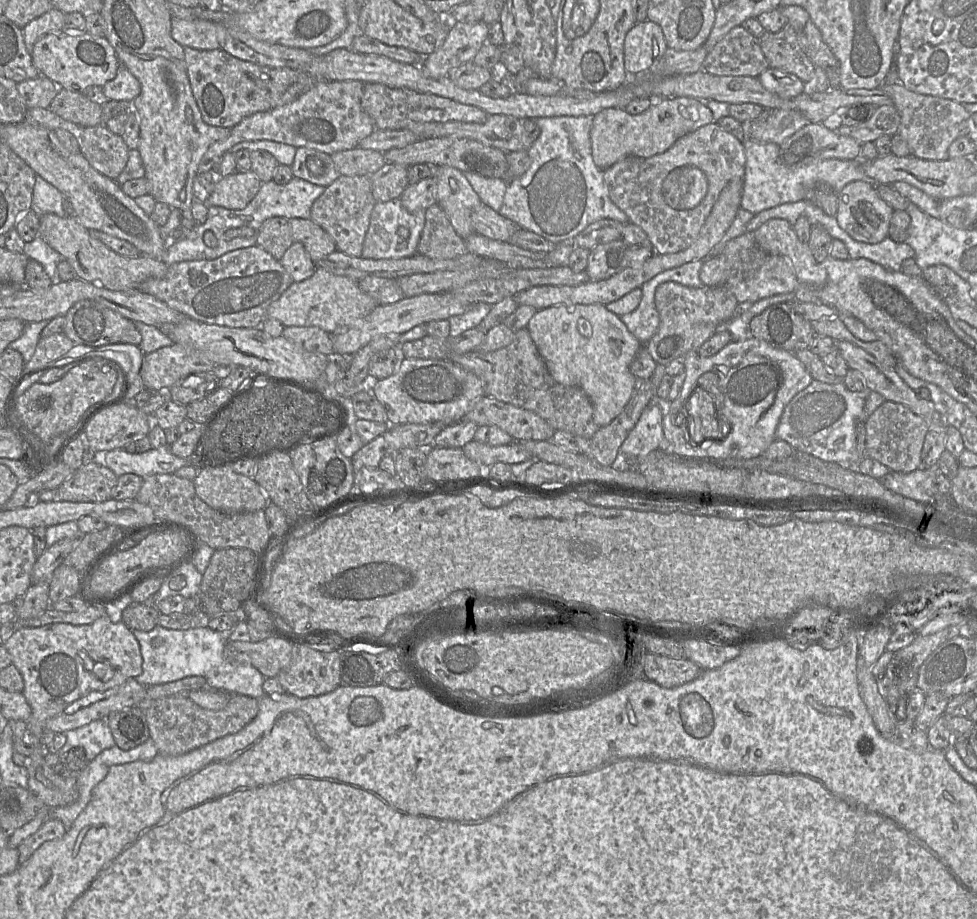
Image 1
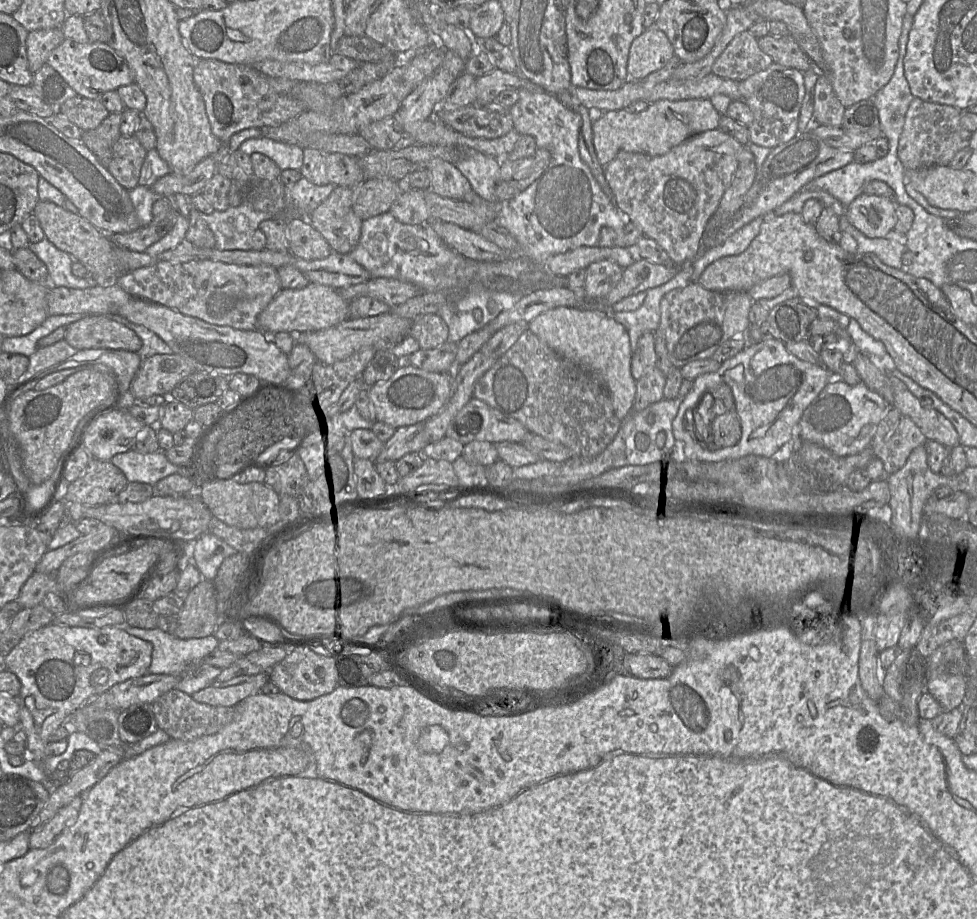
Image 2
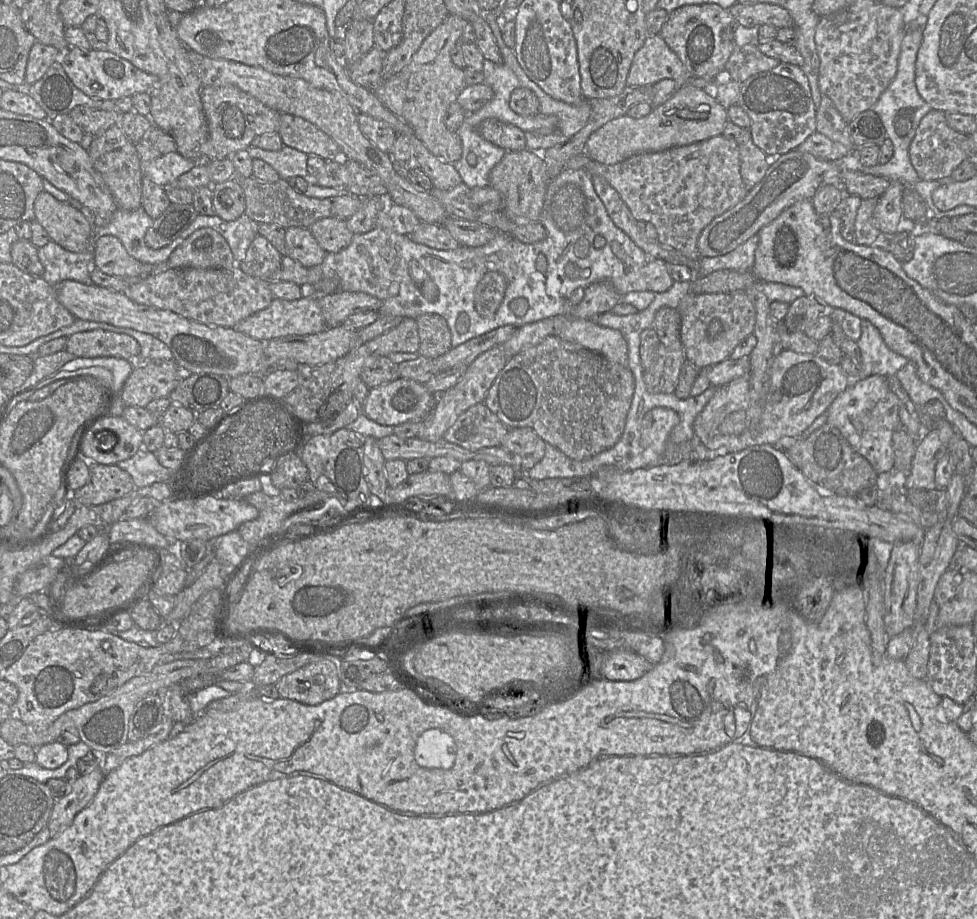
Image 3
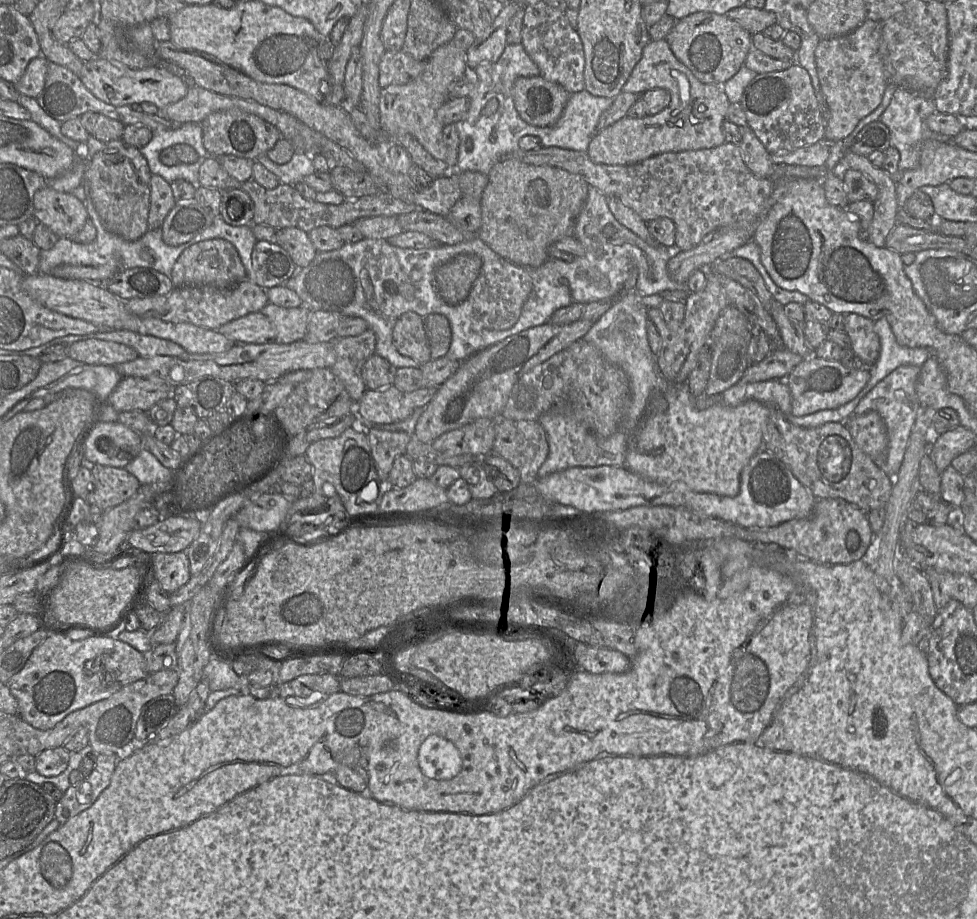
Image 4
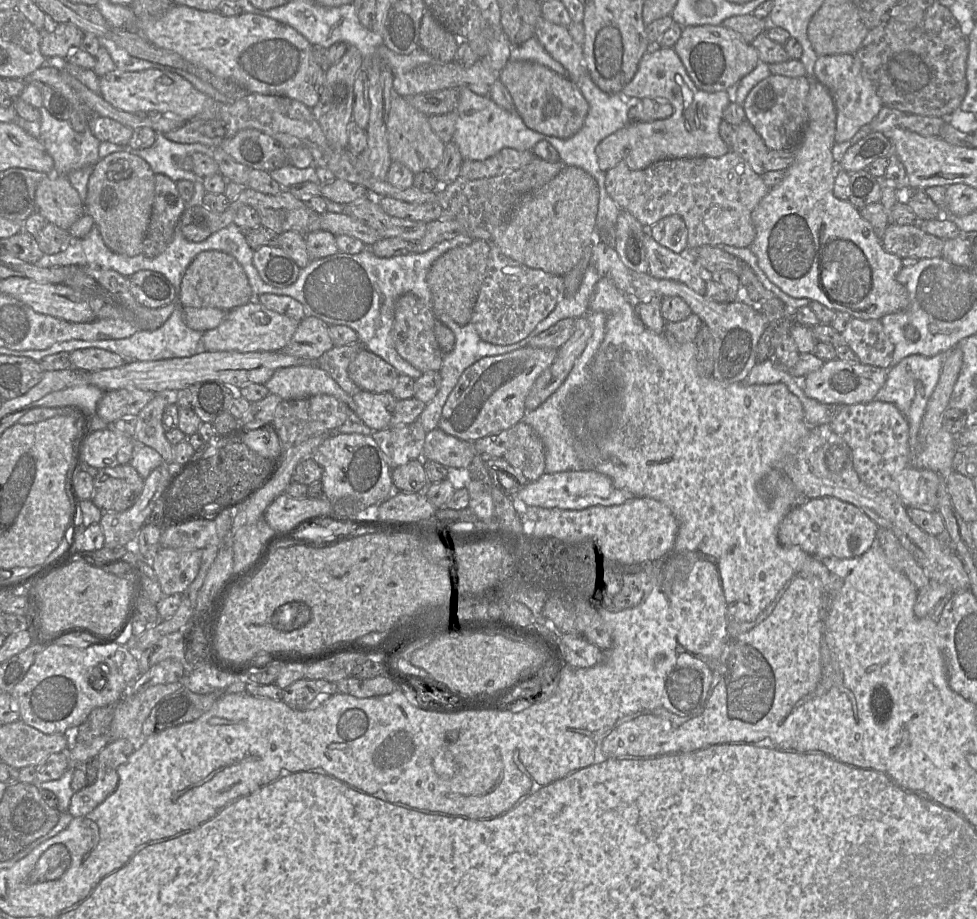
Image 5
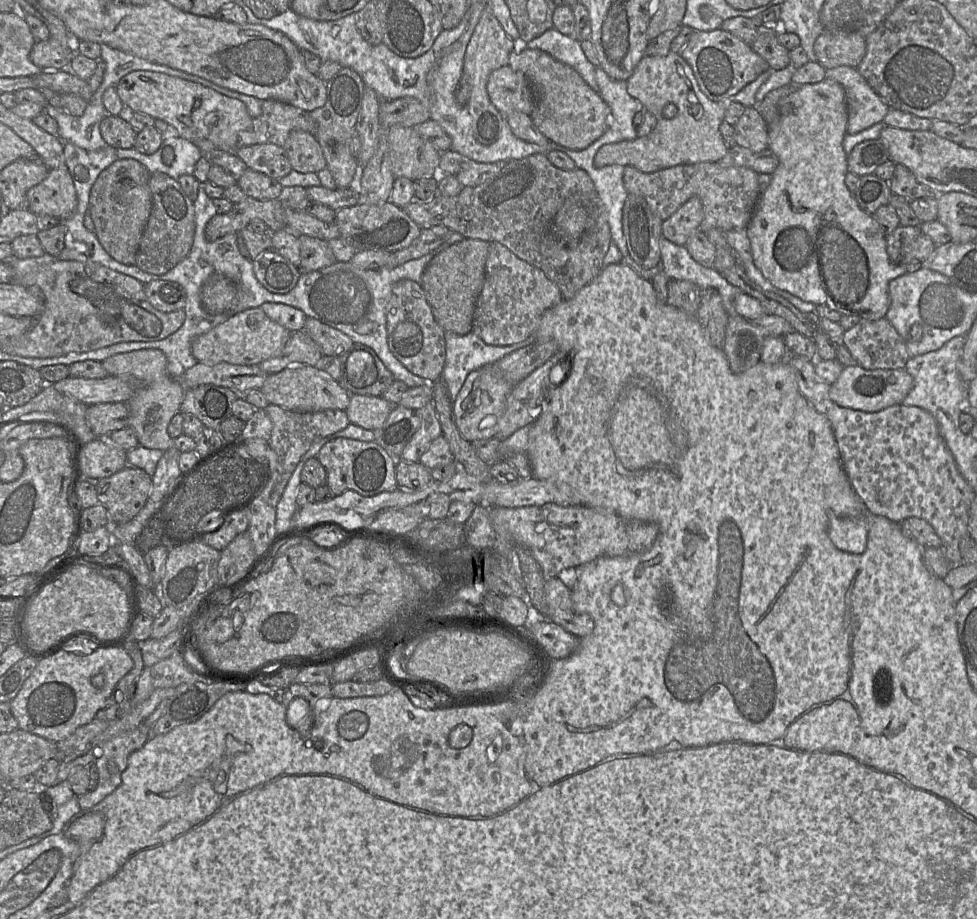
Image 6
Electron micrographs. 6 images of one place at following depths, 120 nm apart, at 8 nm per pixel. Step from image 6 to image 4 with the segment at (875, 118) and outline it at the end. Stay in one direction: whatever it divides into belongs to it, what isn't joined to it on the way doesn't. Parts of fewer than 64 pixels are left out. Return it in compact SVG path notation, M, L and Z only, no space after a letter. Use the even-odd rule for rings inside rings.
M866 19L858 28L845 36L821 40L815 50L817 76L828 106L825 140L829 144L847 138L859 122L882 102L889 82L879 54L880 23Z

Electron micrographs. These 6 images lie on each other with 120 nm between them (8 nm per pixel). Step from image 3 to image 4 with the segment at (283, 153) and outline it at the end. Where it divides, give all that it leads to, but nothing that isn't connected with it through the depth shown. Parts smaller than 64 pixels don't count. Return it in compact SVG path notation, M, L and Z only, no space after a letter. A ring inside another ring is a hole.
M295 151L291 160L286 164L276 164L267 155L259 156L257 161L273 173L280 183L292 186L315 172L312 156L305 152Z

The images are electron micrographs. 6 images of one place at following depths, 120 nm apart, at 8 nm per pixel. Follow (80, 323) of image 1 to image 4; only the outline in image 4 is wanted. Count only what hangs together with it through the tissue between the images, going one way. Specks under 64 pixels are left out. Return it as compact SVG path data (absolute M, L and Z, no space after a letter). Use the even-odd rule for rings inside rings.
M89 338L72 343L69 357L91 365L118 365L139 357L137 351L114 341Z

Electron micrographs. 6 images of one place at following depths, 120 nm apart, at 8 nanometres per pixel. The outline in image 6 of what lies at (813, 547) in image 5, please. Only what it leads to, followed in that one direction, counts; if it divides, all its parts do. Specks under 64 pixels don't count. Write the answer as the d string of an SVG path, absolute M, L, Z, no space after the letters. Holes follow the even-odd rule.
M829 514L828 536L839 550L851 554L862 554L867 547L866 519Z

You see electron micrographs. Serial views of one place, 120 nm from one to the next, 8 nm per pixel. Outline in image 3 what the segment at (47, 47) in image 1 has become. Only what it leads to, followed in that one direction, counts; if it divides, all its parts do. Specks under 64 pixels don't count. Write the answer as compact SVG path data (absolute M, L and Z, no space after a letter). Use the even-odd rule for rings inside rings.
M69 47L65 52L58 54L57 62L61 64L74 86L93 99L116 101L138 93L150 95L153 90L160 87L157 76L139 70L108 50L83 51L78 47Z

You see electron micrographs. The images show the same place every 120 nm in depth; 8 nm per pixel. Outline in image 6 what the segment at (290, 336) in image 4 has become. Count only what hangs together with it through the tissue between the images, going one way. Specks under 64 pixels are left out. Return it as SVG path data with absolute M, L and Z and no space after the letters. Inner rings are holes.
M261 307L251 308L232 315L192 342L194 358L207 365L227 362L234 365L259 365L279 353L292 332L271 320Z

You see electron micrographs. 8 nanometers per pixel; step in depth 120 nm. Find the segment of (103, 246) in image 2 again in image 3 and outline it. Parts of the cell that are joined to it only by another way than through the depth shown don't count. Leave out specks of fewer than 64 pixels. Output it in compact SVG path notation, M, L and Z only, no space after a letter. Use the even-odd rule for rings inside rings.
M46 191L34 202L34 220L64 249L75 253L92 249L92 226L85 215Z

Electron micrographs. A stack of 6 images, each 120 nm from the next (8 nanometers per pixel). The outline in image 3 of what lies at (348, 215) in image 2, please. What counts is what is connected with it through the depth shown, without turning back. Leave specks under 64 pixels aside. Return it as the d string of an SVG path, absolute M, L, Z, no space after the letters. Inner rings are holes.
M322 218L309 229L326 253L343 250L351 243L354 236L347 227L347 221L337 218Z

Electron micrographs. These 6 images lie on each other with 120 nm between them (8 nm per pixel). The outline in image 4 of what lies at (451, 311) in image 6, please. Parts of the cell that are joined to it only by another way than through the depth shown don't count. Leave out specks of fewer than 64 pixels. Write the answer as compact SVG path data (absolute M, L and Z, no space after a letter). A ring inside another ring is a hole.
M475 254L458 255L437 267L434 281L438 294L449 305L463 302L480 275L481 268L482 260Z

